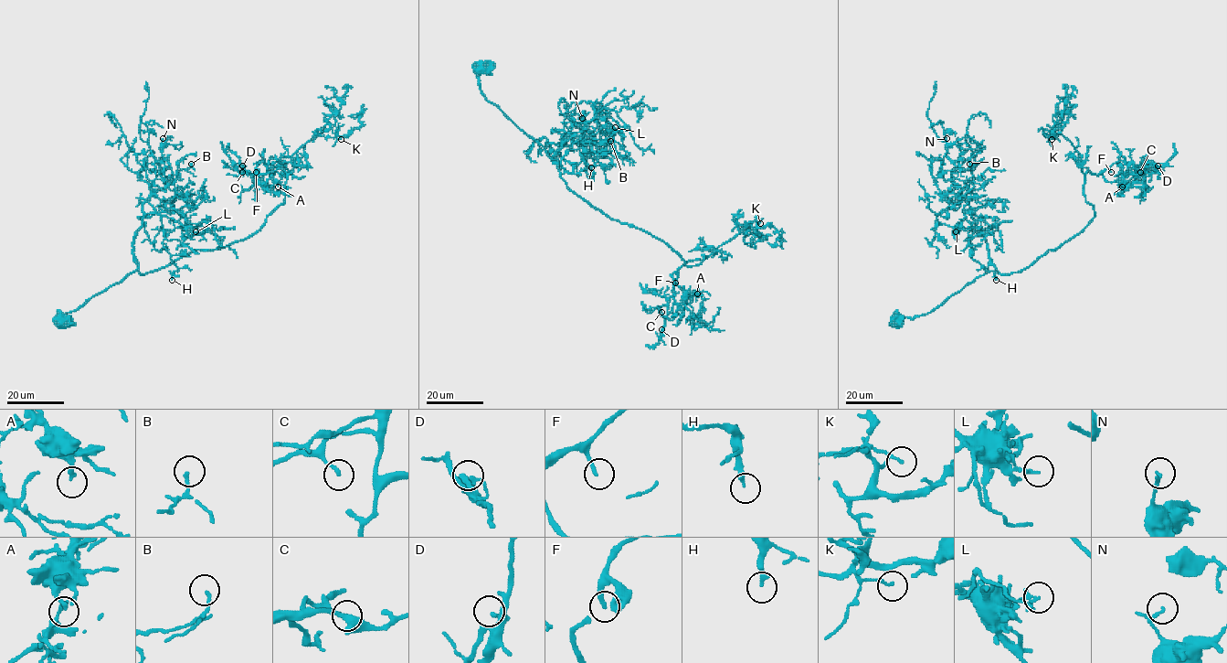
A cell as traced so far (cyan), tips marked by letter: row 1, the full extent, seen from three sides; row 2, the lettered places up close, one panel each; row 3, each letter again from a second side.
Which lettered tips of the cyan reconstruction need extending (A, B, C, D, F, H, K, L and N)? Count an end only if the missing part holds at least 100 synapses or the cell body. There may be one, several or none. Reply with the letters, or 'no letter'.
F

